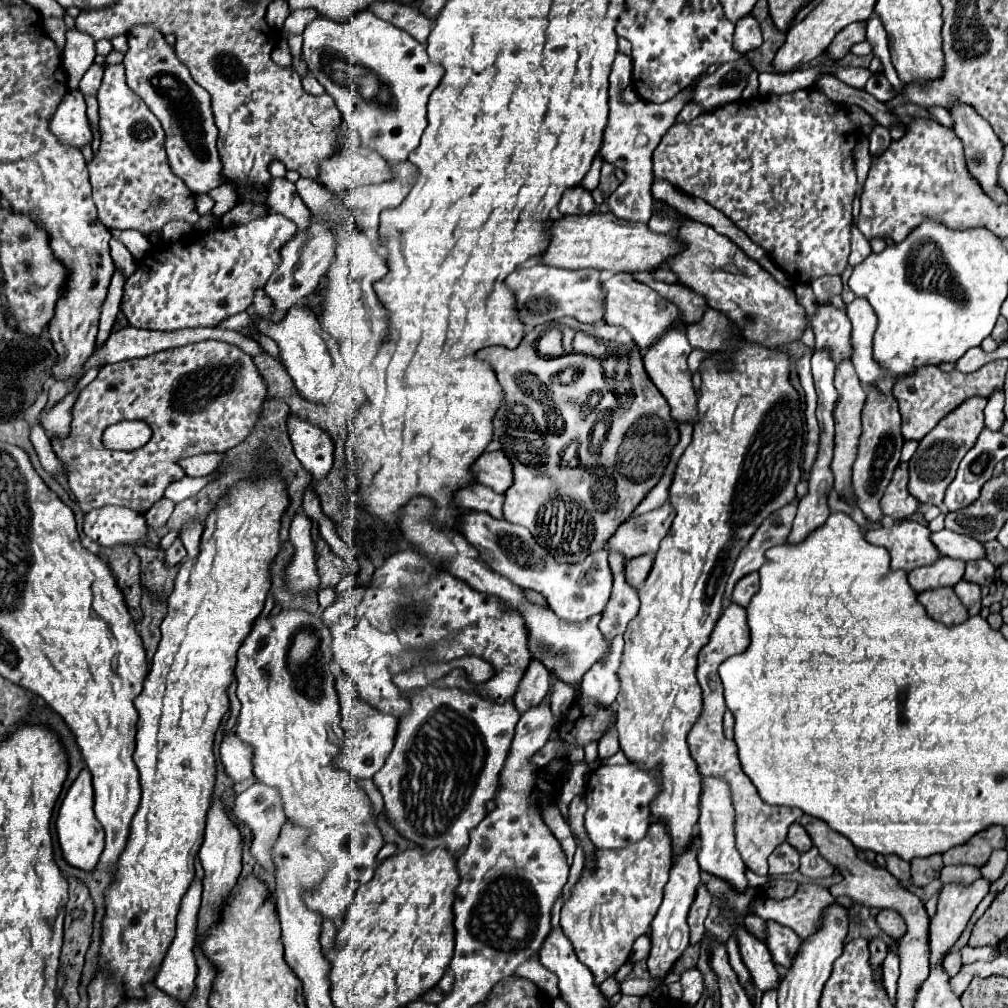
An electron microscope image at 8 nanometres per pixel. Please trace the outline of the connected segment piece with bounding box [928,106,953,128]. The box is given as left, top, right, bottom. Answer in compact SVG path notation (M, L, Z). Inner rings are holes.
M931 107L928 109L930 115L934 117L939 123L944 126L949 126L949 128L953 128L953 119L951 118L949 112L942 107Z

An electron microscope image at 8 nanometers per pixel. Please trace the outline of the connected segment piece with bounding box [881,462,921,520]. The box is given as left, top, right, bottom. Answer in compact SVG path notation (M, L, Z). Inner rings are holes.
M899 462L897 470L893 472L893 478L881 498L881 510L887 518L905 520L919 510L921 502L917 502L917 498L911 498L907 484L909 484L909 466L907 466L907 462Z

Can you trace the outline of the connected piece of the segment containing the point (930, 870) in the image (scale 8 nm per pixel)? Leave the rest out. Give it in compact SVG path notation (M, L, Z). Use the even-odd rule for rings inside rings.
M933 854L929 858L915 858L911 862L911 882L915 886L927 886L931 880L939 876L943 868L941 854Z

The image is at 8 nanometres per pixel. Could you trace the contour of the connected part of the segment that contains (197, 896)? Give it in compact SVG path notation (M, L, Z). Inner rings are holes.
M195 878L187 890L187 894L183 896L181 902L181 910L177 914L177 934L165 954L165 960L161 962L161 970L155 976L155 986L161 988L165 994L175 996L177 1000L185 1002L189 998L189 994L195 988L195 976L197 976L197 964L195 964L195 956L193 956L193 942L195 942L195 926L197 926L197 912L199 912L199 904L201 904L201 880Z

